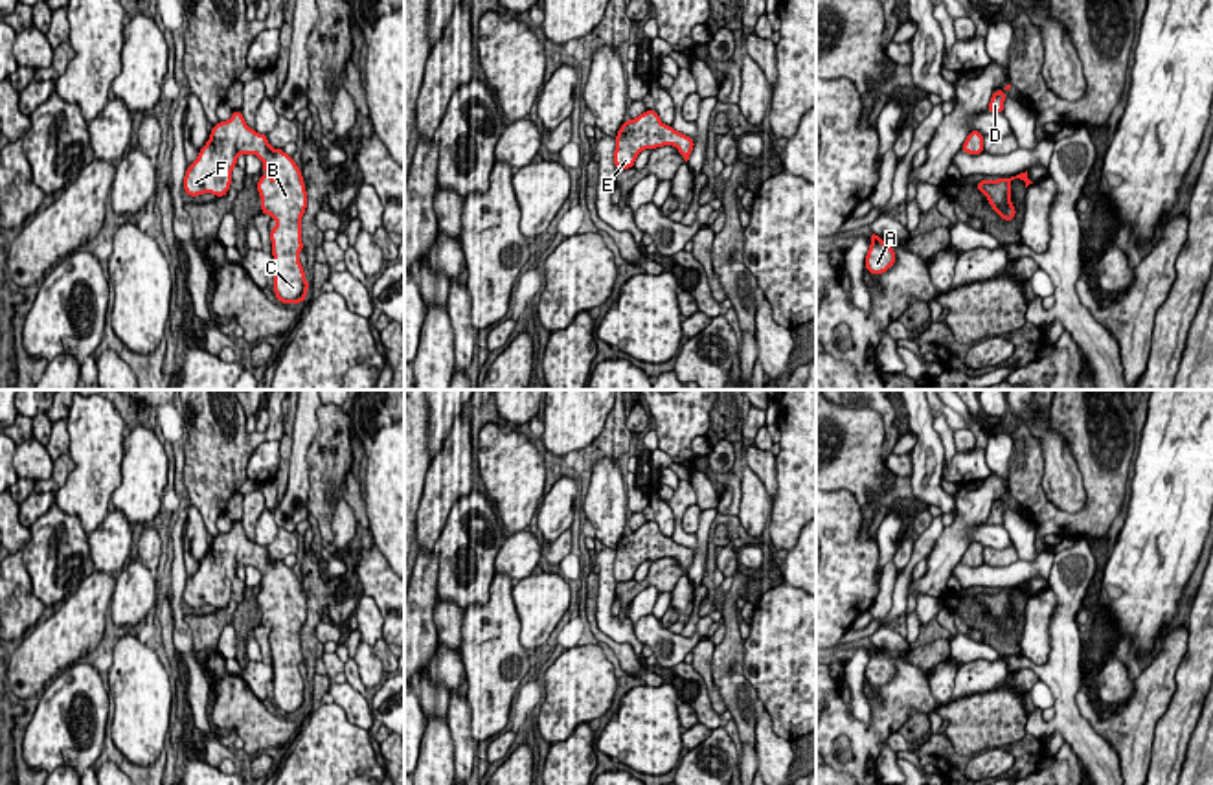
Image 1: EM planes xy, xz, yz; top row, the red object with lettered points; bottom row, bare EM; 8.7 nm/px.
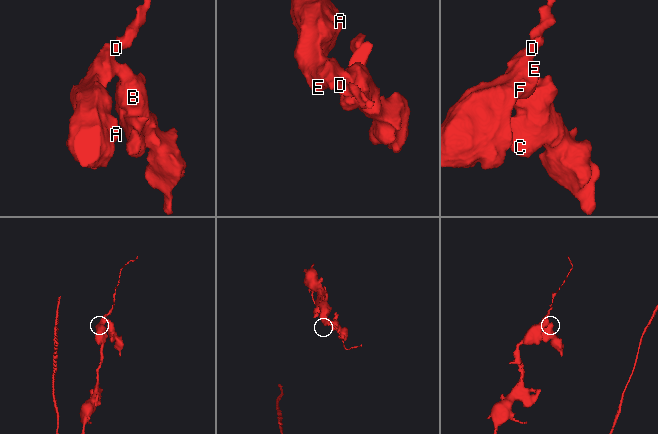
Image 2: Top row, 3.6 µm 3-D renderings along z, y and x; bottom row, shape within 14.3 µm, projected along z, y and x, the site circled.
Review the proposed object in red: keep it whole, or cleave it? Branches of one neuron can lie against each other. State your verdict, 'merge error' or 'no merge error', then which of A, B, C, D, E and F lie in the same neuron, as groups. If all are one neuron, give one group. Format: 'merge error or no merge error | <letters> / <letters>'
no merge error | A B C D E F

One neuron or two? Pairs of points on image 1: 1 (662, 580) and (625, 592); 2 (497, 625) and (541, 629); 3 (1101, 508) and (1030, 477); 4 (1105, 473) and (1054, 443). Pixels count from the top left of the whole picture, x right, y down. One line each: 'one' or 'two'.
1: one
2: two
3: one
4: two

